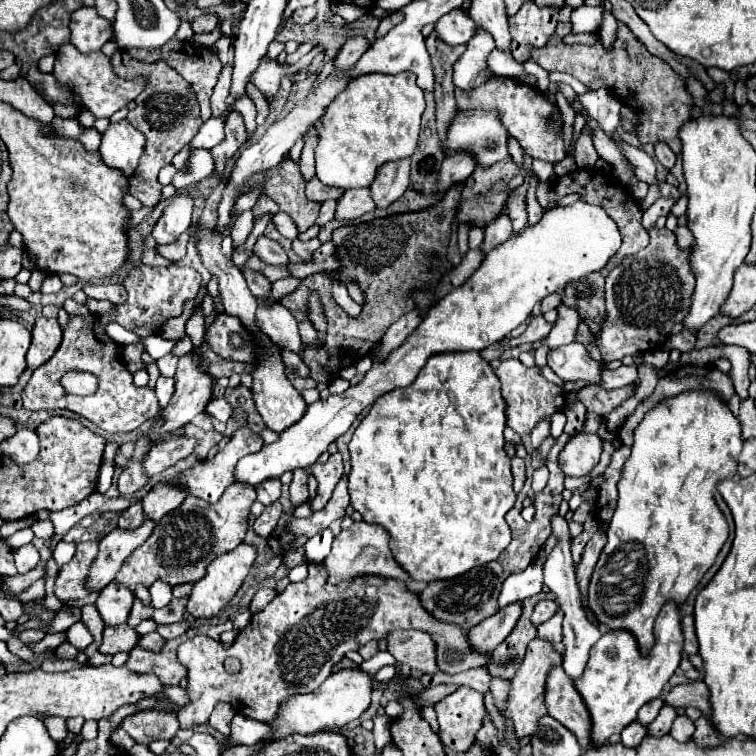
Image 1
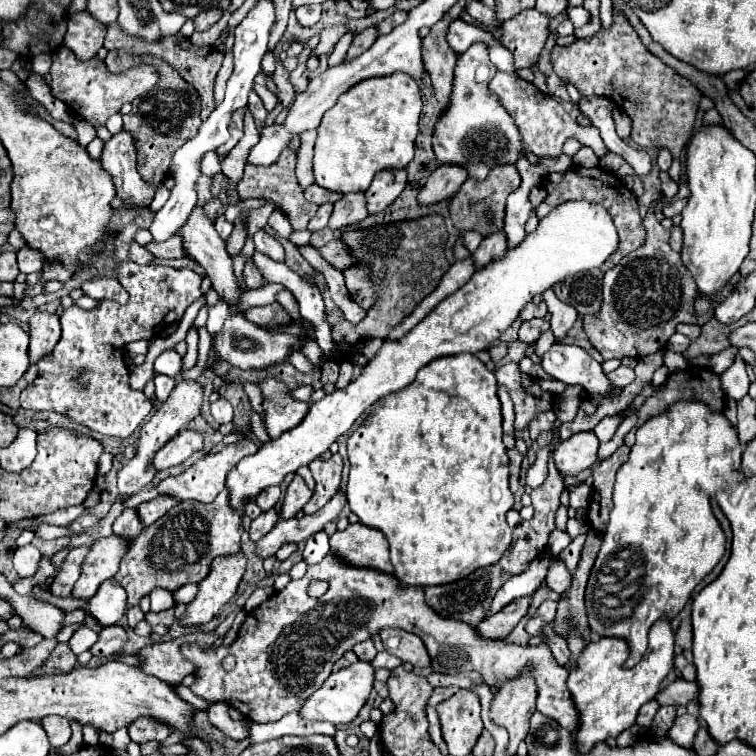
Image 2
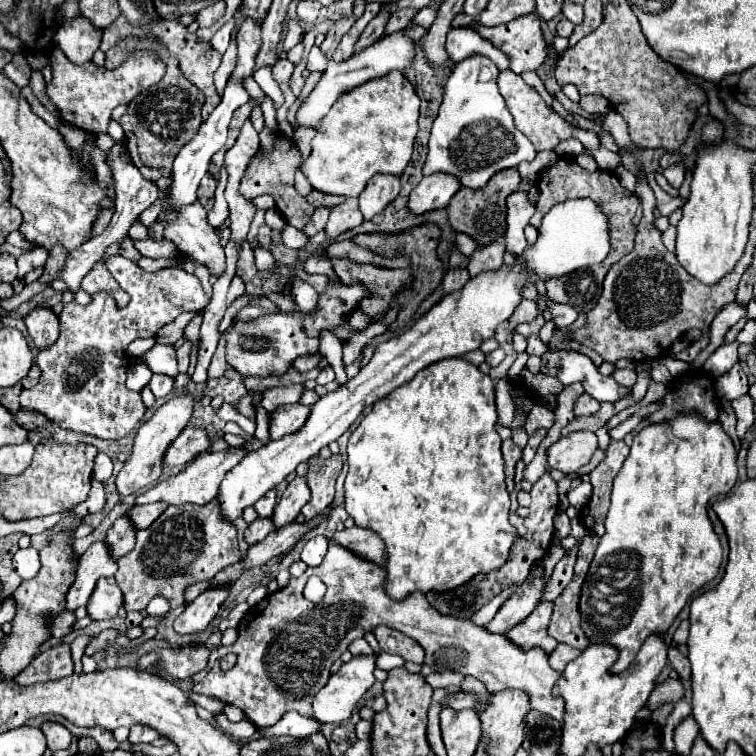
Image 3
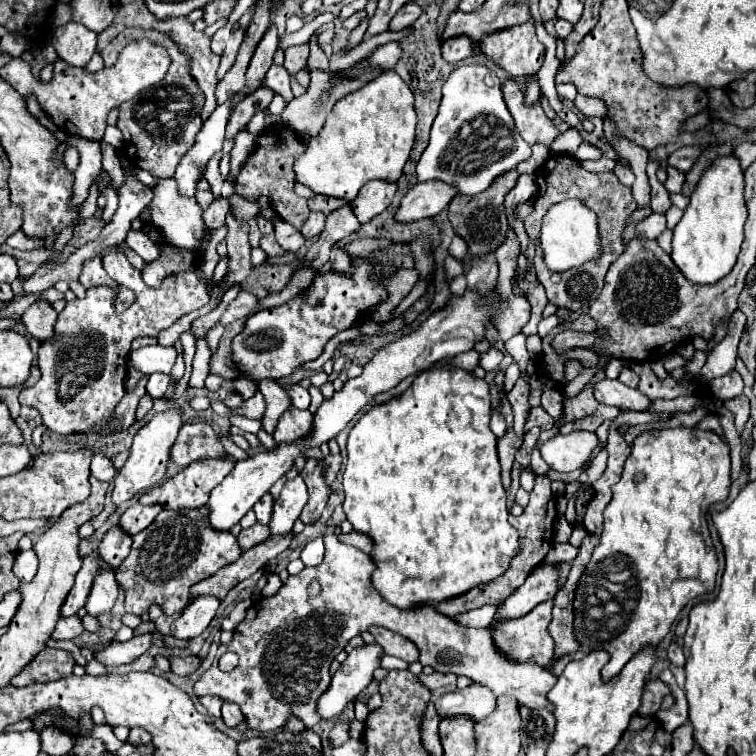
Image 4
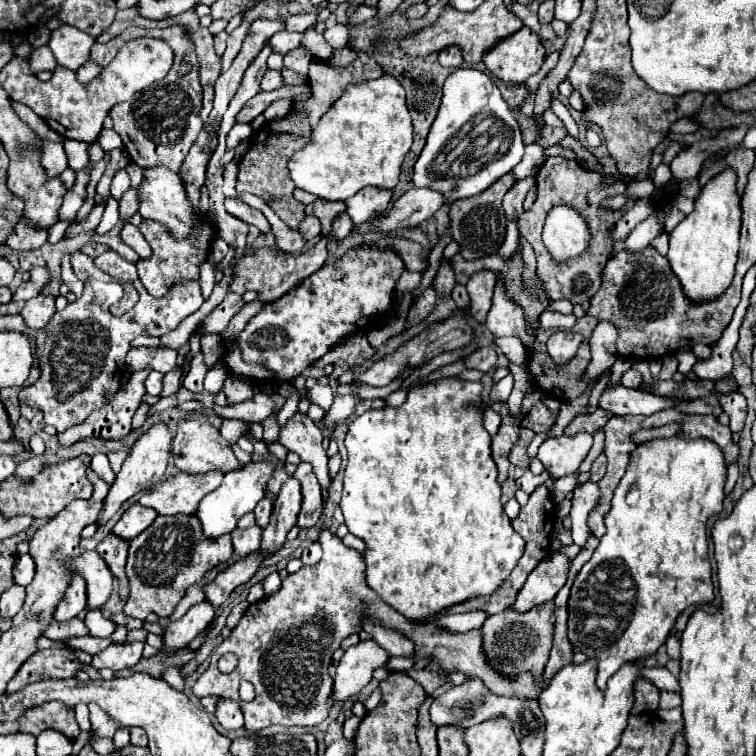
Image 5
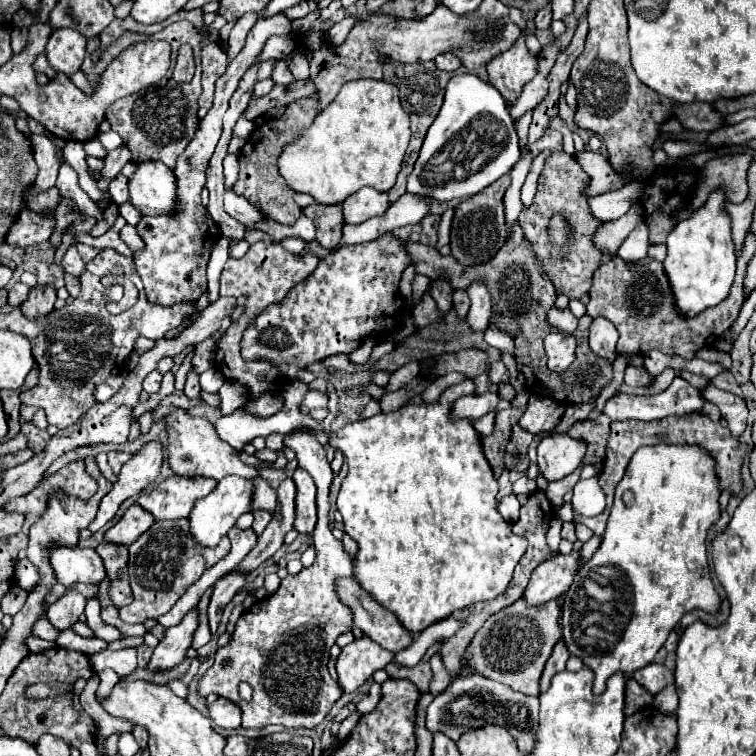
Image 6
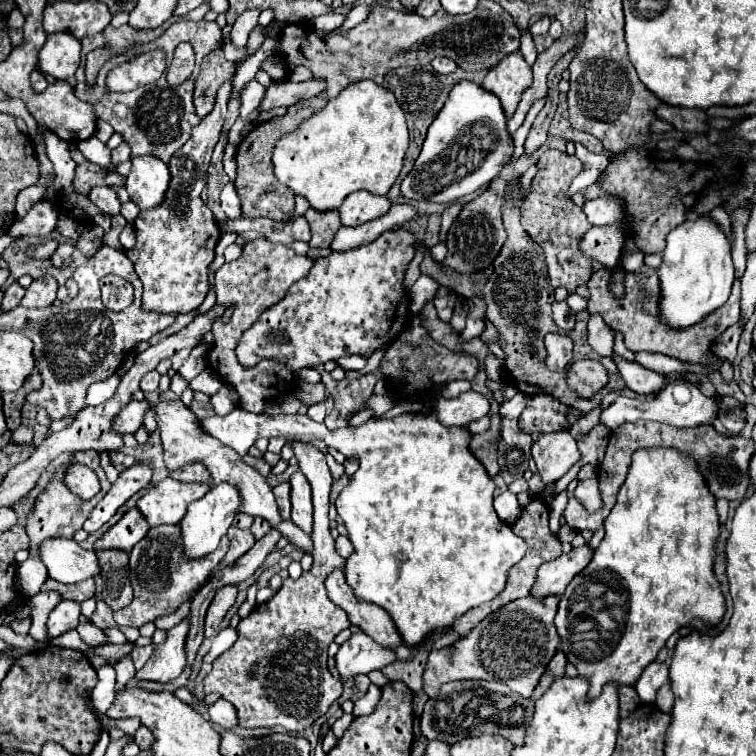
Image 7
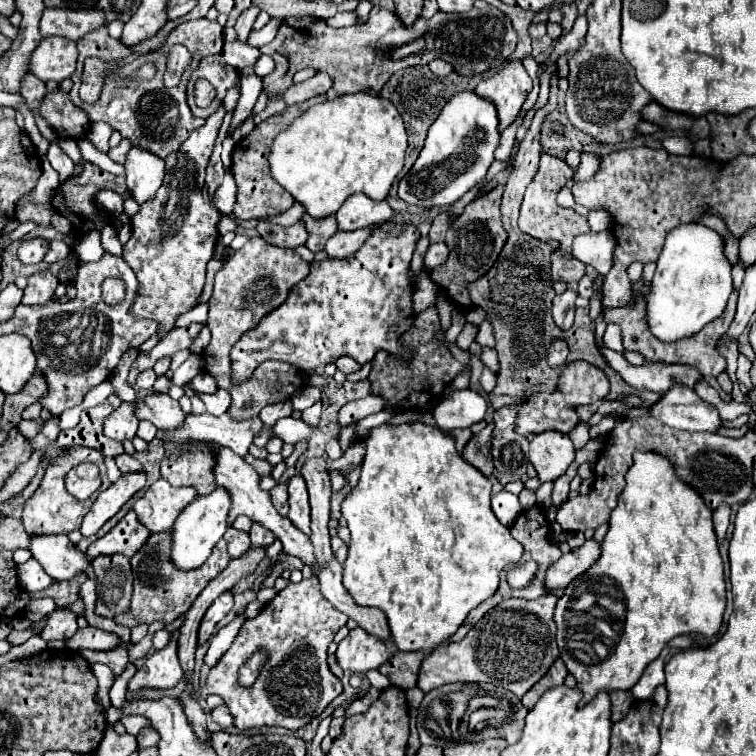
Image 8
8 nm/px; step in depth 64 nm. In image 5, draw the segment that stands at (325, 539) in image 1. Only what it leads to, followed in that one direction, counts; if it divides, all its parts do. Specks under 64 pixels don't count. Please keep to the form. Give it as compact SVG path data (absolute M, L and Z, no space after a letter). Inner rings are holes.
M312 542L312 544L308 544L308 546L304 548L302 556L300 556L302 564L306 564L306 566L314 566L314 564L318 564L320 558L322 558L322 546L320 546L320 542Z

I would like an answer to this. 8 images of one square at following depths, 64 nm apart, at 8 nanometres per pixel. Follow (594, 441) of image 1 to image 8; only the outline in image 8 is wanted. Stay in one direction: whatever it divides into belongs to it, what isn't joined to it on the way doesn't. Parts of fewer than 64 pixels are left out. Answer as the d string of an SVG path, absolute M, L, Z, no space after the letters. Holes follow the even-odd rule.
M540 432L530 440L530 462L534 464L540 482L554 482L574 462L576 448L568 434Z

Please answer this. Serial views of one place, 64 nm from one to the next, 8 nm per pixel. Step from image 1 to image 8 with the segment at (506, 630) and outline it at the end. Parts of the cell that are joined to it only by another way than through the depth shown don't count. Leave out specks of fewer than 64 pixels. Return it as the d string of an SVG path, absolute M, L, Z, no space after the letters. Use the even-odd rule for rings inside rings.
M586 540L580 548L570 550L558 562L548 566L544 576L544 588L546 590L566 588L576 576L586 572L598 560L598 554L600 554L600 544L594 540Z

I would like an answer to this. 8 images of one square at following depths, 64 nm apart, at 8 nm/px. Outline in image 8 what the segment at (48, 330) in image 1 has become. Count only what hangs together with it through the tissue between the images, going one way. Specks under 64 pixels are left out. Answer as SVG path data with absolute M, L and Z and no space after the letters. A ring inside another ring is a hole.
M36 272L28 278L28 286L24 288L22 304L46 304L54 298L54 290L58 286L58 278L50 272Z

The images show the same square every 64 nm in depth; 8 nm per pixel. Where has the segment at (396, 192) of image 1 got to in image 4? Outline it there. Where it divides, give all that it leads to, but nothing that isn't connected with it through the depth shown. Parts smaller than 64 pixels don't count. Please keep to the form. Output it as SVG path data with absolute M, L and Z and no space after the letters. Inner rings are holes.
M370 180L360 190L358 198L354 202L350 202L354 206L354 212L358 214L358 220L364 224L364 222L372 220L374 216L378 216L380 212L384 212L390 206L396 190L398 190L396 182Z

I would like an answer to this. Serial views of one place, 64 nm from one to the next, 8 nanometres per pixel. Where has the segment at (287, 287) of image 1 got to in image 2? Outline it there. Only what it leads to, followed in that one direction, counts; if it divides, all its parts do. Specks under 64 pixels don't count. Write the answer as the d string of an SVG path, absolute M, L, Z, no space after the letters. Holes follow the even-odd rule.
M266 284L264 288L258 288L258 290L246 290L246 298L242 298L242 306L268 306L276 300L276 296L286 290L284 286L280 284Z

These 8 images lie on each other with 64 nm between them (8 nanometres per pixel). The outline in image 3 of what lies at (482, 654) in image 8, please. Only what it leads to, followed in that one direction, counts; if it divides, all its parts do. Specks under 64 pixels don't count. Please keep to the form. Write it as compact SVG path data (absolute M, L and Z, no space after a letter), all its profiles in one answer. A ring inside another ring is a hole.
M540 602L536 610L512 630L512 640L516 644L522 644L524 650L530 646L540 646L546 648L546 652L552 652L556 648L554 640L548 634L552 608L554 608L552 602Z

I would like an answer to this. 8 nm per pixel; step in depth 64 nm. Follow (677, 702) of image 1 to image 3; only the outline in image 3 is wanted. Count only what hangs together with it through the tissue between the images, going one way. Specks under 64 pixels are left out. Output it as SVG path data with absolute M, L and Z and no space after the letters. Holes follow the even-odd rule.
M666 680L662 684L656 684L654 694L650 694L650 700L646 702L648 708L656 710L666 702L678 702L684 698L684 686L680 680Z

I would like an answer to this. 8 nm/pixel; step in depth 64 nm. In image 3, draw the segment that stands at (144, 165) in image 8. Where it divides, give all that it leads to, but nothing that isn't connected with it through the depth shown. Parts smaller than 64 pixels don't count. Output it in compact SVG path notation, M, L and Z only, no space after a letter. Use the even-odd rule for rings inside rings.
M194 202L178 214L178 222L170 222L166 238L172 240L184 258L196 260L208 268L214 278L220 278L226 270L226 256L220 244L218 232L208 224L208 210Z

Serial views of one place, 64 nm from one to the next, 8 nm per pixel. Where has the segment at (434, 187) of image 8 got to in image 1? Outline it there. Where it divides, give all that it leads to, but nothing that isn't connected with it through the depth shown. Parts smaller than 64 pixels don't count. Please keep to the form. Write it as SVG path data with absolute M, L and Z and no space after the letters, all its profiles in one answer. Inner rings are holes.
M478 26L474 38L470 38L468 42L466 52L454 64L454 84L466 90L472 90L484 84L486 78L492 74L486 66L486 58L494 48L496 46L494 46L492 34L486 32L482 26ZM460 112L448 130L448 148L452 152L470 150L480 166L490 166L508 158L508 132L494 112Z

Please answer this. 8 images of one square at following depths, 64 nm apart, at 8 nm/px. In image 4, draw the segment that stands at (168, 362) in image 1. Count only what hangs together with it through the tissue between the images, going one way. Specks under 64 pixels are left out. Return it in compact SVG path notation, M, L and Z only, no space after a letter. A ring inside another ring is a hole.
M144 346L138 350L132 350L128 354L128 364L142 370L144 374L154 374L154 372L162 372L162 374L170 374L172 366L176 360L176 348L172 346Z

